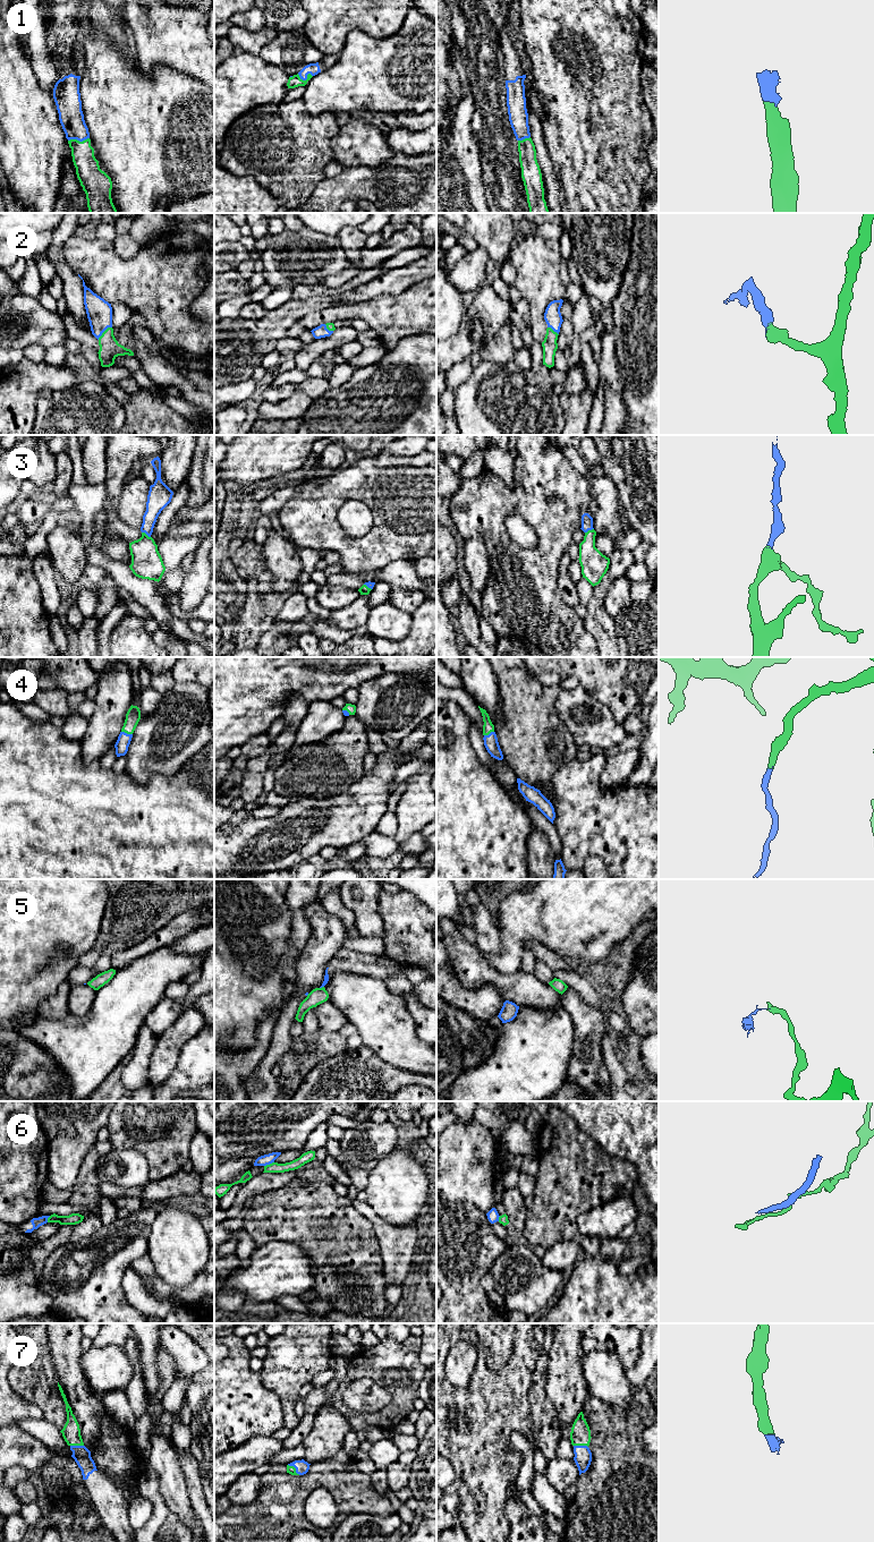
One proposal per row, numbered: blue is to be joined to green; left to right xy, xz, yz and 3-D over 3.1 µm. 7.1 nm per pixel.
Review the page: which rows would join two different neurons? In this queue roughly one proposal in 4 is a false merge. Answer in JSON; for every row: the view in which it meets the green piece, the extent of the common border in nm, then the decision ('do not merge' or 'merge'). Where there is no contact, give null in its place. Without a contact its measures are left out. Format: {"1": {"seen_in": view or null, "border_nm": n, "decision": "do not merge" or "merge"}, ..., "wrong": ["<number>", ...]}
{"1": {"seen_in": "xy", "border_nm": 150, "decision": "merge"}, "2": {"seen_in": "xy", "border_nm": 140, "decision": "merge"}, "3": {"seen_in": "xy", "border_nm": 80, "decision": "merge"}, "4": {"seen_in": "xy", "border_nm": 80, "decision": "merge"}, "5": {"seen_in": "xz", "border_nm": 40, "decision": "do not merge"}, "6": {"seen_in": "xz", "border_nm": 80, "decision": "do not merge"}, "7": {"seen_in": "xz", "border_nm": 120, "decision": "merge"}, "wrong": ["5", "6"]}

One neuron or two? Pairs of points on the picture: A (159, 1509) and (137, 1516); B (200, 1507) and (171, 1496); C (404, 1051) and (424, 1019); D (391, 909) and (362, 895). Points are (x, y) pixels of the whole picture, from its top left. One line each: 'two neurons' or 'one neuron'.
A: two neurons
B: two neurons
C: two neurons
D: two neurons

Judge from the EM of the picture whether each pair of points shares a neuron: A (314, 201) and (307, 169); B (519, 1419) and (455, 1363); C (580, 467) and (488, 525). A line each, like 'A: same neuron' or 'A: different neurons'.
A: different neurons
B: different neurons
C: different neurons

